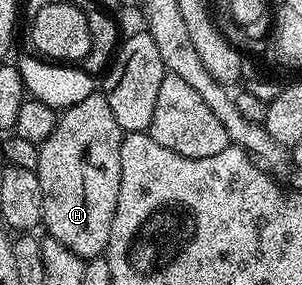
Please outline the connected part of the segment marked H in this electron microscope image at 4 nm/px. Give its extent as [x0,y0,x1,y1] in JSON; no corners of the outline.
[37,91,124,259]

